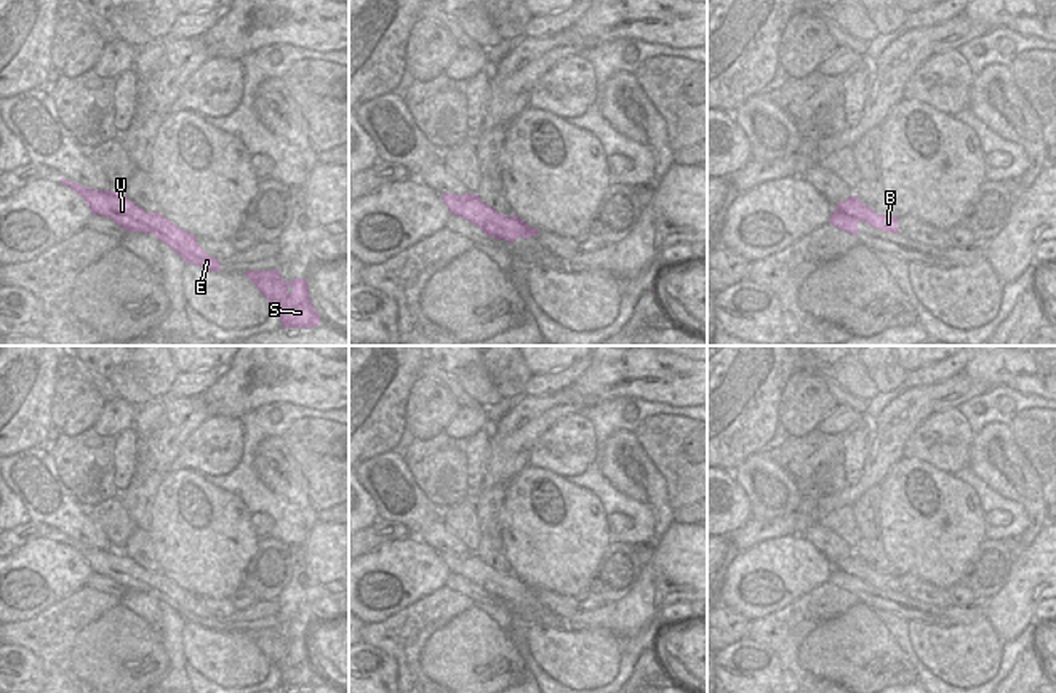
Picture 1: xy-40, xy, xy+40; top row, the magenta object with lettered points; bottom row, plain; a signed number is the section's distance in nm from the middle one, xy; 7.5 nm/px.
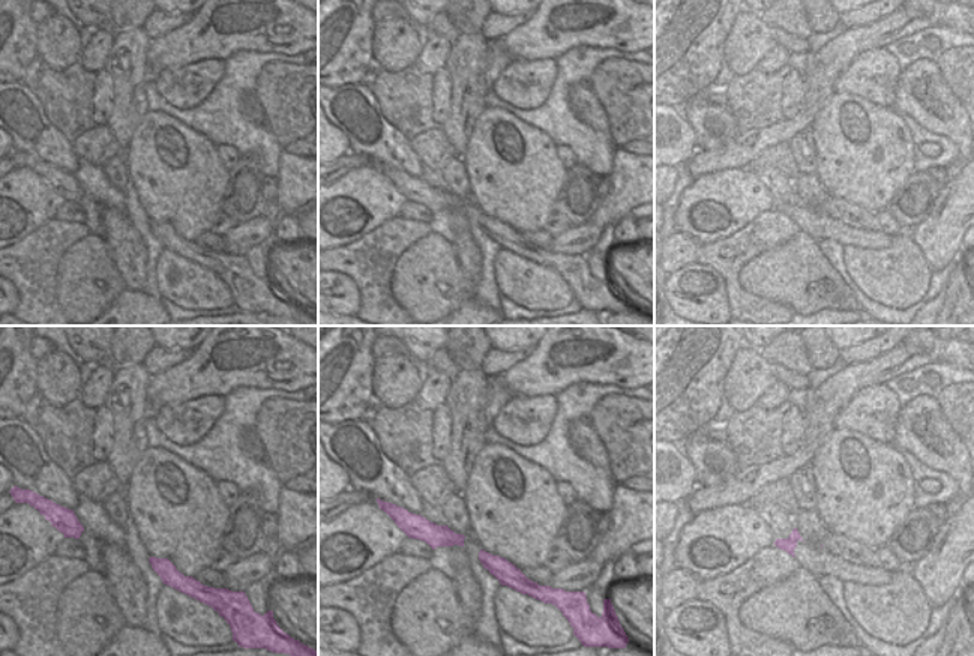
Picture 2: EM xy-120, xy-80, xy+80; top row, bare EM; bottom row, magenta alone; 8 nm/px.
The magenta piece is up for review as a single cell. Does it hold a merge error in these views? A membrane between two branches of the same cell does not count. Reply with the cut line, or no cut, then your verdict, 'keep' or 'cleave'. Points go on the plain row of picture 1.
no cut | keep

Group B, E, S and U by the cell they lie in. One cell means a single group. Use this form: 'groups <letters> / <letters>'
groups B E S U

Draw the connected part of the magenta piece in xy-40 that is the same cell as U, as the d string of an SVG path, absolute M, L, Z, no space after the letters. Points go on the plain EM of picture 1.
M64 536L59 539L83 555L91 573L106 575L126 591L154 592L160 600L171 605L186 623L219 631L221 619L205 611L194 592L179 587L158 570L147 571L126 554L114 549L88 547L77 541L69 541Z

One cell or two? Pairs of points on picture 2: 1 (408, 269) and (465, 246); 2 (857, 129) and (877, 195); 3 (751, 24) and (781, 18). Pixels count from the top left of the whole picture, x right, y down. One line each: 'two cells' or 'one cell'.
1: two cells
2: one cell
3: two cells

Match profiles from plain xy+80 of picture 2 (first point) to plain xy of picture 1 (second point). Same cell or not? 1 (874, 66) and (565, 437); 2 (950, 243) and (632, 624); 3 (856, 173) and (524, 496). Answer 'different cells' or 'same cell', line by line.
1: same cell
2: same cell
3: same cell

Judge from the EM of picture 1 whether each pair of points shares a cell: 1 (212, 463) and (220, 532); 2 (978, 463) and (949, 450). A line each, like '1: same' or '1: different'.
1: different
2: different

